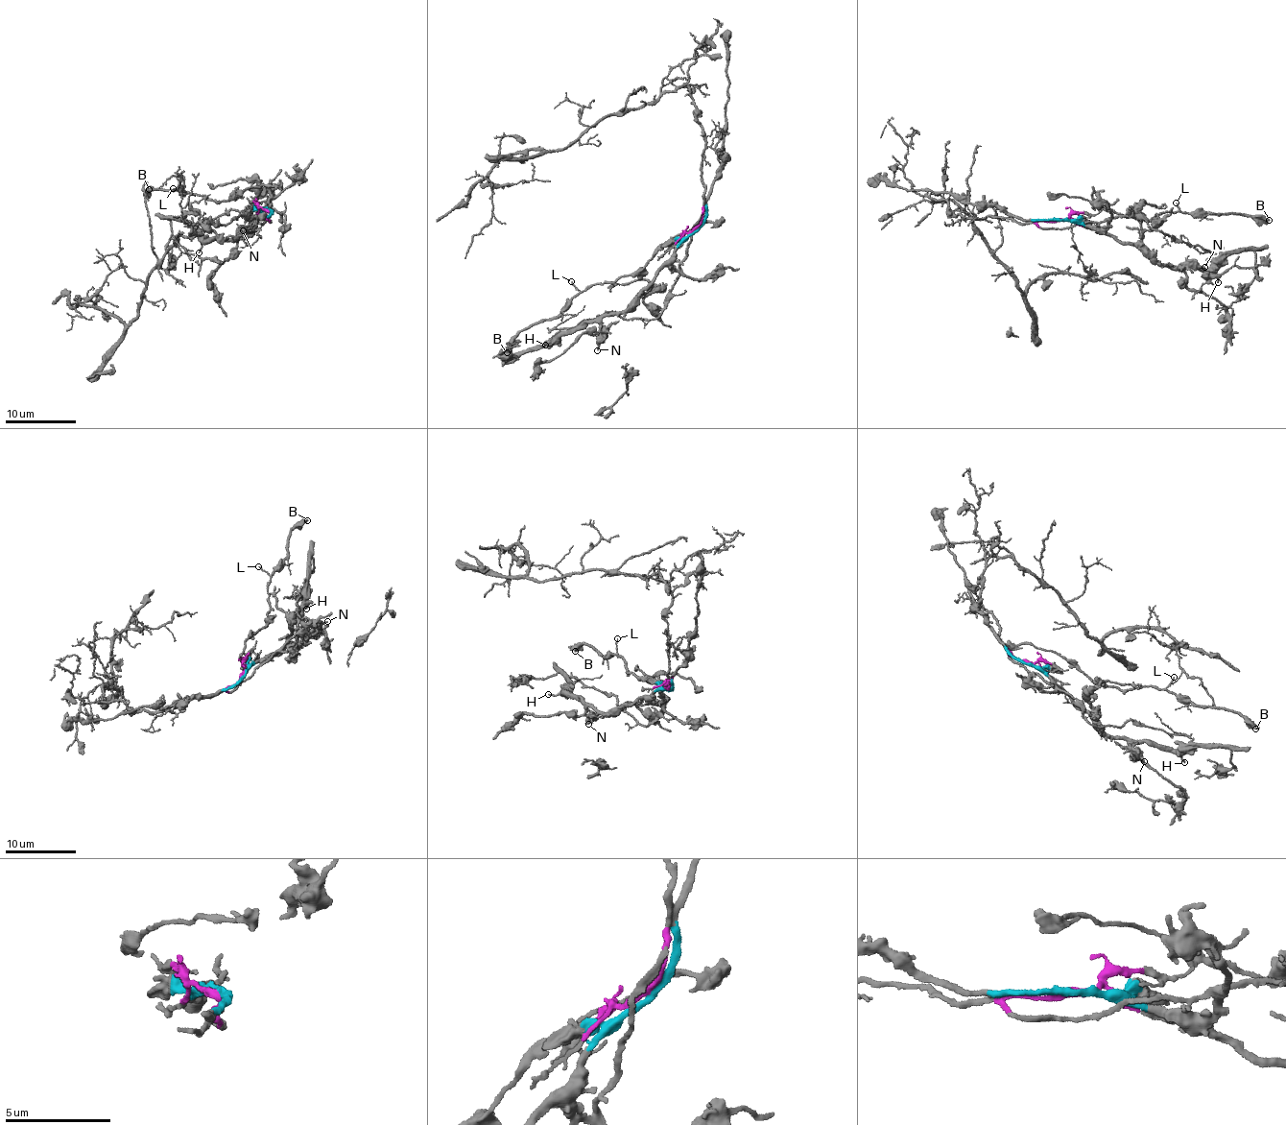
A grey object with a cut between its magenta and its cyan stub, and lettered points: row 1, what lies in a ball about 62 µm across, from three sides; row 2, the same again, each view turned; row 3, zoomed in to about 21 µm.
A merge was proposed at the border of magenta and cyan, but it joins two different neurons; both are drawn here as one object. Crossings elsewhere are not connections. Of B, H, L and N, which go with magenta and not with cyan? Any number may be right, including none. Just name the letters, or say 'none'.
B, L

